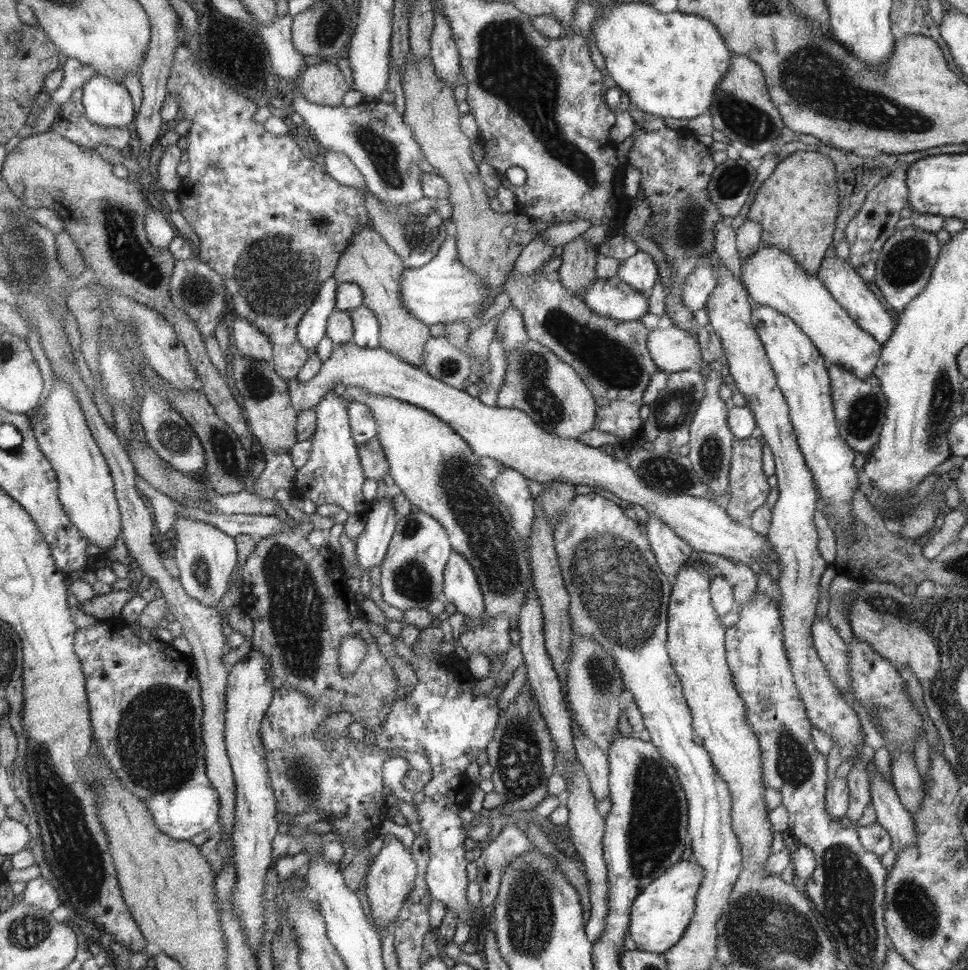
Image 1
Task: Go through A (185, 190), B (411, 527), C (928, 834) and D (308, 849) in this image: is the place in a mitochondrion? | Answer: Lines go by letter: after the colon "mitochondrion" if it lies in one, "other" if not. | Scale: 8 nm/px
A: other
B: mitochondrion
C: other
D: other

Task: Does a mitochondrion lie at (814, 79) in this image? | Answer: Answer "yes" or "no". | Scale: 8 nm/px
yes

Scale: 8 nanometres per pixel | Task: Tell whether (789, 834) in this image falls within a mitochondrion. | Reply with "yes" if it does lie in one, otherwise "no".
no

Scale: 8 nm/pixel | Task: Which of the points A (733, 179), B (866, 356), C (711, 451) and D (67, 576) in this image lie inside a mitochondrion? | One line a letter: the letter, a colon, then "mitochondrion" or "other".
A: mitochondrion
B: other
C: mitochondrion
D: other

